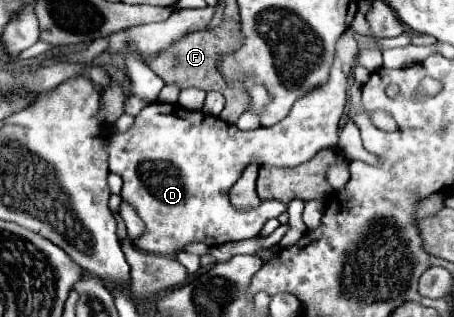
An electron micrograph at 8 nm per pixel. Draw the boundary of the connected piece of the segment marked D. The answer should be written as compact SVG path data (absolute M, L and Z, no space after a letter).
M348 28L336 44L336 60L332 64L330 80L324 86L296 100L290 114L278 124L274 124L272 128L256 128L256 130L242 132L238 126L228 124L216 116L210 116L204 112L188 112L180 108L178 104L152 102L138 116L134 116L134 124L126 132L112 134L106 146L110 172L118 174L124 180L122 200L130 204L146 224L144 236L136 240L134 246L144 252L154 252L154 254L174 254L178 248L190 242L206 242L212 248L212 244L226 244L234 240L256 238L262 232L266 220L278 218L286 210L286 204L280 204L278 200L266 200L258 208L236 210L232 208L228 200L230 188L242 176L244 168L254 162L260 166L262 164L298 166L298 164L308 162L320 150L338 146L338 122L346 106L346 74L342 66L344 64L346 68L356 66L356 56L358 56L358 46L356 46L352 28Z

